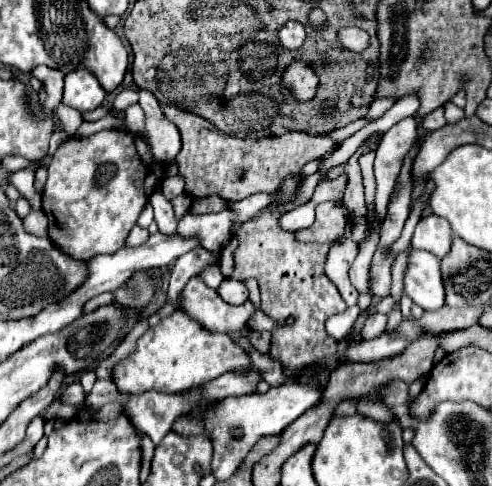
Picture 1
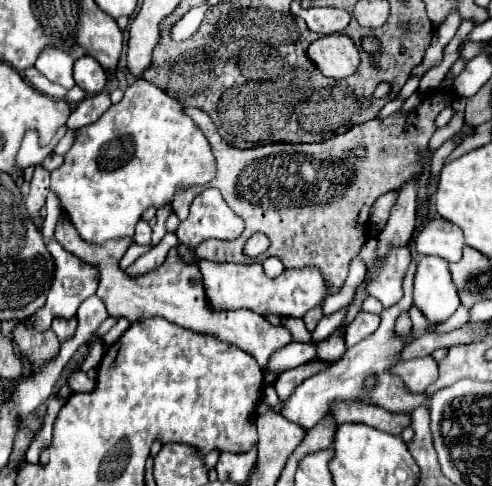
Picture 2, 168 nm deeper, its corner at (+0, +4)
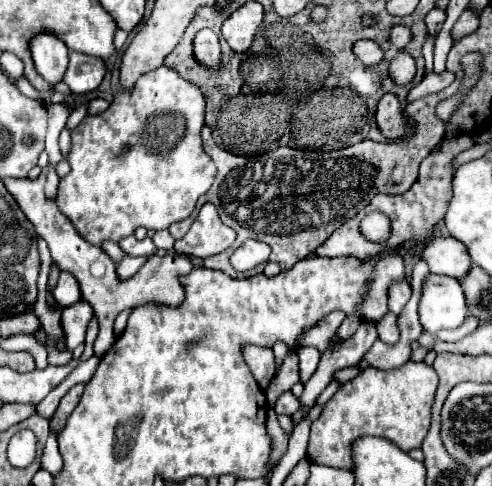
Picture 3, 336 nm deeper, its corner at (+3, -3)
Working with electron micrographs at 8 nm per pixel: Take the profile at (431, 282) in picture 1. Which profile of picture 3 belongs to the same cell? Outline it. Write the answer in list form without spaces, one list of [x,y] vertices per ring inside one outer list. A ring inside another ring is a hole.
[[[428,274],[422,282],[418,314],[422,328],[430,334],[436,334],[442,328],[460,326],[468,316],[468,308],[458,280]]]

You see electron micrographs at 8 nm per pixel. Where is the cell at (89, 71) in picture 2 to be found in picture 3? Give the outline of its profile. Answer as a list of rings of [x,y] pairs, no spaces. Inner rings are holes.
[[[70,52],[70,64],[64,82],[70,86],[74,94],[88,94],[100,86],[104,72],[106,68],[102,60],[96,60],[94,56],[86,56],[80,52]]]

